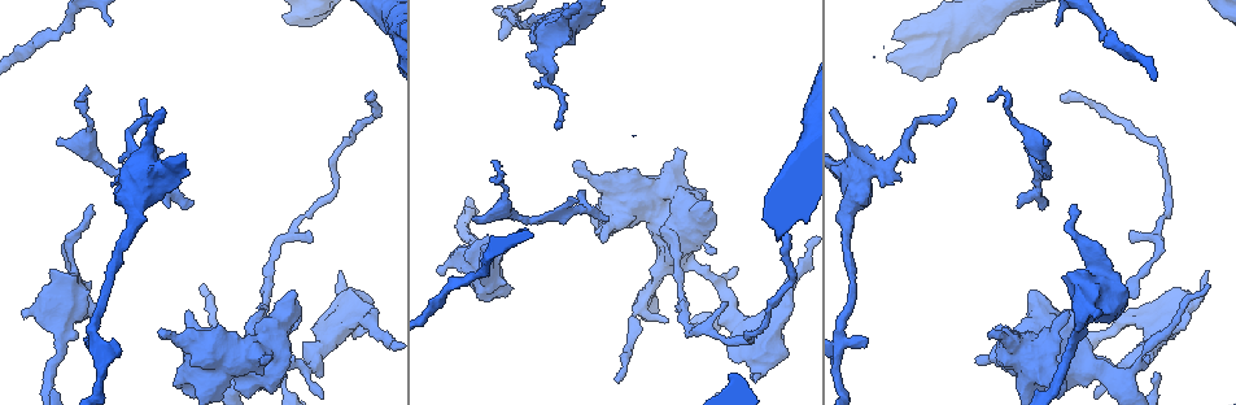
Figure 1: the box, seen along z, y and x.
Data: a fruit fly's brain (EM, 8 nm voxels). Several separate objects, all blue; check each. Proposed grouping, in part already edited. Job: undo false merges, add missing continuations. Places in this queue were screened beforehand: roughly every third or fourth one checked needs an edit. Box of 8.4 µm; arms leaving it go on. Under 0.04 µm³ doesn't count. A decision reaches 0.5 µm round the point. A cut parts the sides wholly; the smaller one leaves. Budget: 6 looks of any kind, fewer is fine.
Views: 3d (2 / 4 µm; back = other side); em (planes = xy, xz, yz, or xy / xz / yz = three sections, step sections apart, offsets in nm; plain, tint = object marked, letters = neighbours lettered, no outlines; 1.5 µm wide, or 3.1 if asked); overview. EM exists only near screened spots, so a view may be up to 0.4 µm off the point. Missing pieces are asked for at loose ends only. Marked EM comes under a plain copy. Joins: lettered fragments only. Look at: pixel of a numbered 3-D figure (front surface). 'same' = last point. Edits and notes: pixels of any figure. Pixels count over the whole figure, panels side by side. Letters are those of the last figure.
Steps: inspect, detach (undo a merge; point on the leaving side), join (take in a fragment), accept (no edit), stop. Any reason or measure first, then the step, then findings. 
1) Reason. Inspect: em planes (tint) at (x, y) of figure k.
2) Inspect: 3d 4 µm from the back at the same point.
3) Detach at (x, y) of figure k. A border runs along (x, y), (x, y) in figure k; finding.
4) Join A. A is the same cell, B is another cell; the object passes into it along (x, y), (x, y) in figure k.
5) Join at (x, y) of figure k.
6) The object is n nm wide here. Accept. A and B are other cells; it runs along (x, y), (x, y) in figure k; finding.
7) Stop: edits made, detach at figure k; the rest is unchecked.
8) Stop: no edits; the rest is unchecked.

An open end. Inspect: 3d 4 µm at (75, 338) of figure 1.

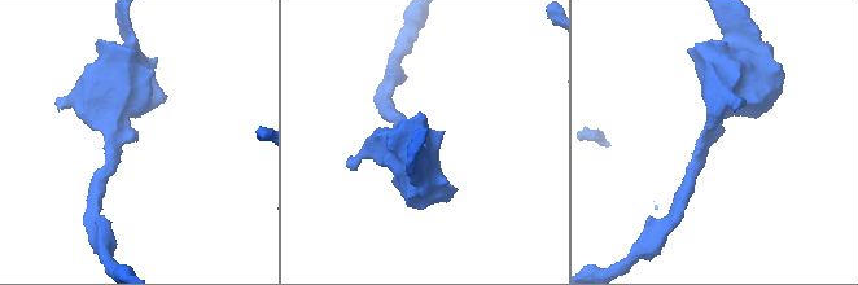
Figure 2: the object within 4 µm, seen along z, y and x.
The arms are 200, 550 nm wide; need the tissue. Inspect: em planes (letters) at (713, 143) of figure 2.

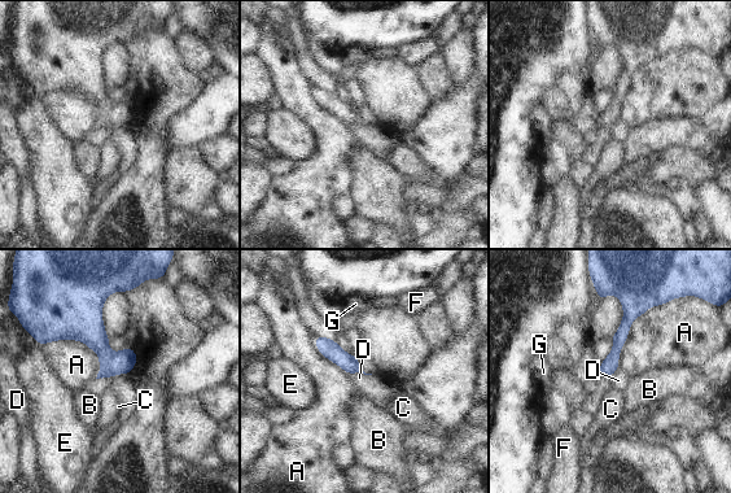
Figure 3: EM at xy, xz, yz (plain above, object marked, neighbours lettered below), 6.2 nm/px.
Accept. A, B, C, D, E, F and G are other cells; it runs along (627, 297), (625, 327), (602, 371) in figure 3; no lettered fragment goes on from it.

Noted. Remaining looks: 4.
Free end. Inspect: em yz step 8 (letters) at (561, 121) of figure 1.

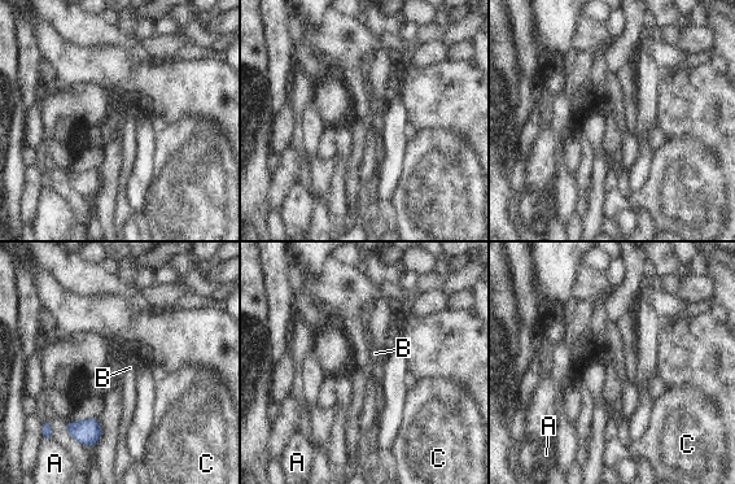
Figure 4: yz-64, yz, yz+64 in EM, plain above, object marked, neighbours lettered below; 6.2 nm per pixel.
Inspect: em planes (letters) at the same point.

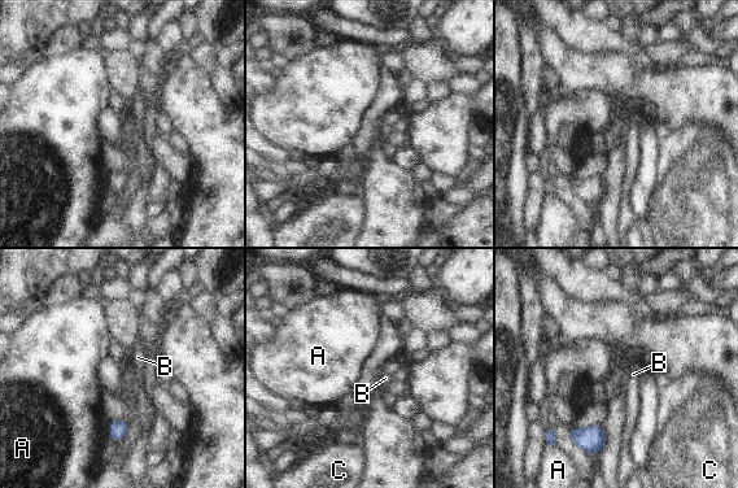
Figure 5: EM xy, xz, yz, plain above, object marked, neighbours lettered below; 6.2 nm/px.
Accept. A, B and C are other cells; a border runs along (129, 423), (129, 430), (119, 441) in figure 5; no lettered fragment goes on from it.

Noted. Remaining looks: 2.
An open end. Inspect: em yz step 4 (tint) at (1046, 203) of figure 1.

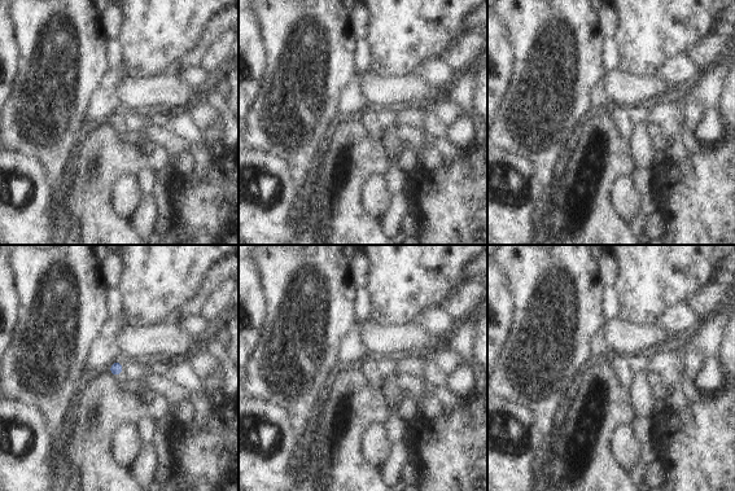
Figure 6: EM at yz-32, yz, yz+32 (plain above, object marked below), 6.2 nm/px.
Another direction. Inspect: em planes (letters) at the same point.

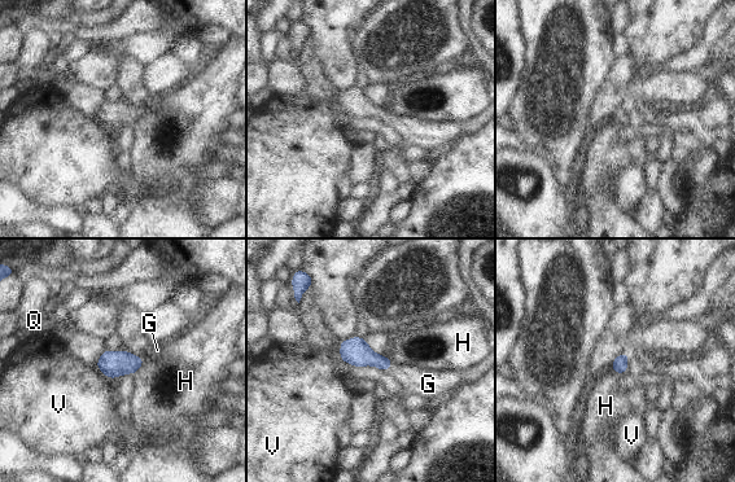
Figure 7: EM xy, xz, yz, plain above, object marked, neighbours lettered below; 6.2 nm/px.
The object is 100 nm wide here; the longest contact is with V, 150 nm. Join G. G is the same cell, H, Q and V are other cells; the neuron continues.

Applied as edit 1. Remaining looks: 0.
Stop: edits made, join at figure 7; the rest is unchecked.

